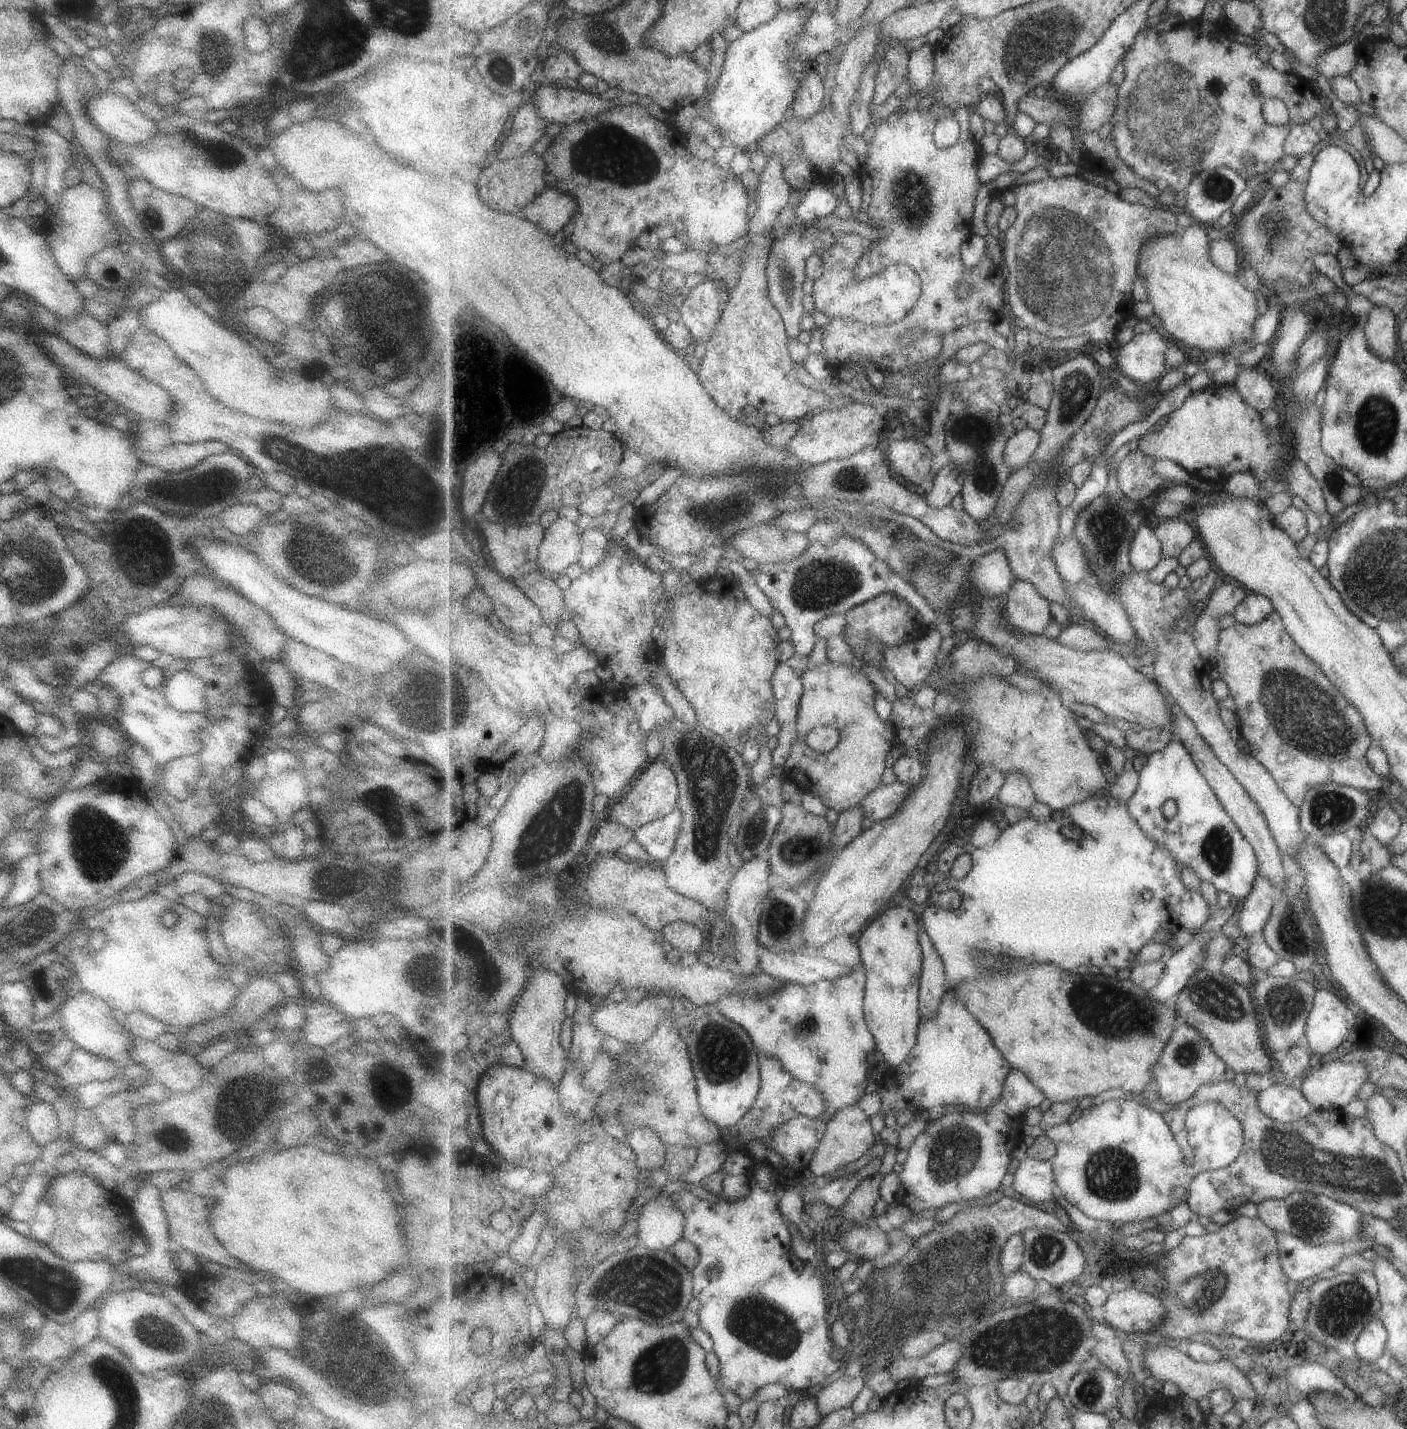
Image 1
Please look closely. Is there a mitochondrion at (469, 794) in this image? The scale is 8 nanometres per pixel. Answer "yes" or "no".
no

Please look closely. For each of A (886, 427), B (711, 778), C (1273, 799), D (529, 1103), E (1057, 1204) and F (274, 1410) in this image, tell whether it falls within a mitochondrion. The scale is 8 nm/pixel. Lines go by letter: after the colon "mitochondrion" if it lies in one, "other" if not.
A: other
B: mitochondrion
C: other
D: mitochondrion
E: other
F: other

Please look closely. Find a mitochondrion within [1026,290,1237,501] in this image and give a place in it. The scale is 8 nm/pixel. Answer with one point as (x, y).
(1076, 393)

